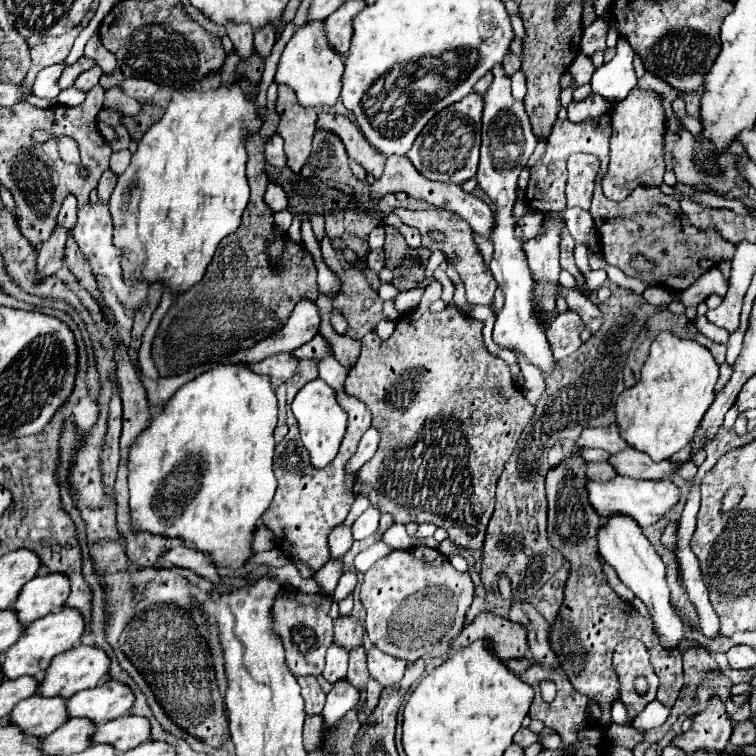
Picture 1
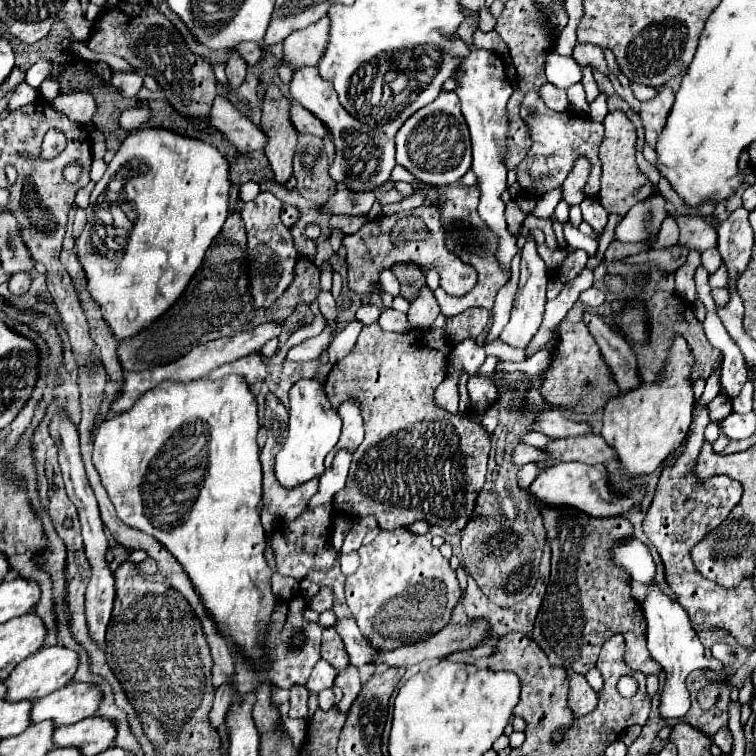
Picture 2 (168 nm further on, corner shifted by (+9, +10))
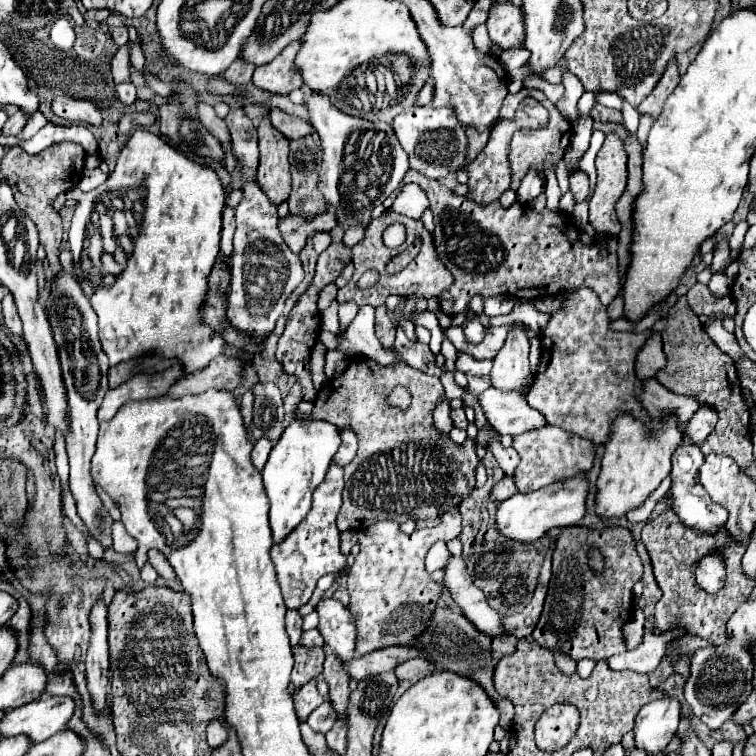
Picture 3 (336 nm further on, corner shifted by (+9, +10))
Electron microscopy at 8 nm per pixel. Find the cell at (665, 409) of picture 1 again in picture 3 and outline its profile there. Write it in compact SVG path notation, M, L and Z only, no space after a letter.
M622 414L616 418L616 424L612 424L612 436L606 444L602 470L596 480L596 514L602 520L622 518L630 510L640 508L670 474L670 456L672 450L682 444L682 432L678 430L672 416L660 420L654 428L654 432L648 432L646 426L642 422L636 422L630 414Z

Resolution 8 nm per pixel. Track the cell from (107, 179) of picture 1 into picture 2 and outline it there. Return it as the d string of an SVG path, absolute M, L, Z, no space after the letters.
M91 181L88 185L81 188L75 198L75 204L78 207L86 208L89 205L89 198L91 195L92 190L94 189L95 182Z

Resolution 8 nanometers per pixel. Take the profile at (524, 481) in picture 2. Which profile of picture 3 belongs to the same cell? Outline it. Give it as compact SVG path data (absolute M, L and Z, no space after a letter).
M506 476L500 484L496 484L494 488L492 488L492 500L496 498L498 502L502 502L502 500L506 500L506 498L510 498L512 494L516 494L516 488L514 488L514 478L512 476Z

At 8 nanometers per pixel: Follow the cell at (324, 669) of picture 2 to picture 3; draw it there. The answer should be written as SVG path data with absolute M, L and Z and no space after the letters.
M308 682L294 694L294 706L300 722L306 722L308 716L324 702L324 698L316 690L316 682Z

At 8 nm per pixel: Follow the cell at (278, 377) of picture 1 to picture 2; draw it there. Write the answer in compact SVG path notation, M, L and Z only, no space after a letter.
M254 352L254 354L248 354L244 358L238 358L236 362L230 362L230 364L224 364L220 368L216 368L210 378L216 380L216 378L222 378L222 376L228 376L228 374L240 374L246 378L246 382L250 386L254 384L260 384L264 382L268 370L266 370L266 362L264 362L264 356L260 352Z

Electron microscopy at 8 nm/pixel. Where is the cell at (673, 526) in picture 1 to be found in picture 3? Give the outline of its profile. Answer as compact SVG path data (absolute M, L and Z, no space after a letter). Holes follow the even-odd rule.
M666 508L664 514L660 514L656 520L648 520L642 528L642 542L650 554L654 578L664 592L662 600L656 604L654 612L654 628L658 630L672 630L672 626L684 626L690 634L696 634L710 644L716 646L716 642L724 642L724 630L726 622L732 616L732 612L738 610L740 604L746 602L746 598L752 592L754 580L750 580L740 566L740 560L746 552L746 542L728 540L722 534L716 534L716 538L704 538L686 526L680 526L680 518L672 514L672 508ZM716 550L726 566L726 582L716 594L708 594L696 584L694 568L700 562L702 556Z

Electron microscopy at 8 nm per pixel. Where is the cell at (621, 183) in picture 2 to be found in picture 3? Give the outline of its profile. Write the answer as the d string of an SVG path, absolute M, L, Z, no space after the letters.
M608 134L604 146L596 156L596 188L590 204L590 224L596 232L618 236L620 222L614 212L614 204L626 186L626 154L618 136Z

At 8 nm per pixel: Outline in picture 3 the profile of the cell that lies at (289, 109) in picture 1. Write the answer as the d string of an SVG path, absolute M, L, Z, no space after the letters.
M264 116L258 128L260 166L256 182L260 190L270 198L272 204L282 204L290 196L290 162L288 162L288 140L272 130L268 116Z

